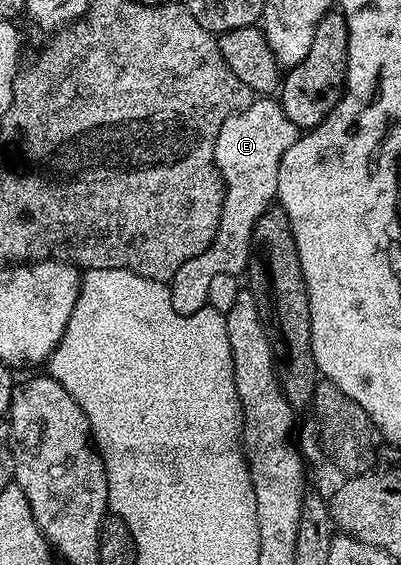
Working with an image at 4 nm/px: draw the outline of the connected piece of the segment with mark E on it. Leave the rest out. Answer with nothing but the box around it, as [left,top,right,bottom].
[170,97,298,315]

